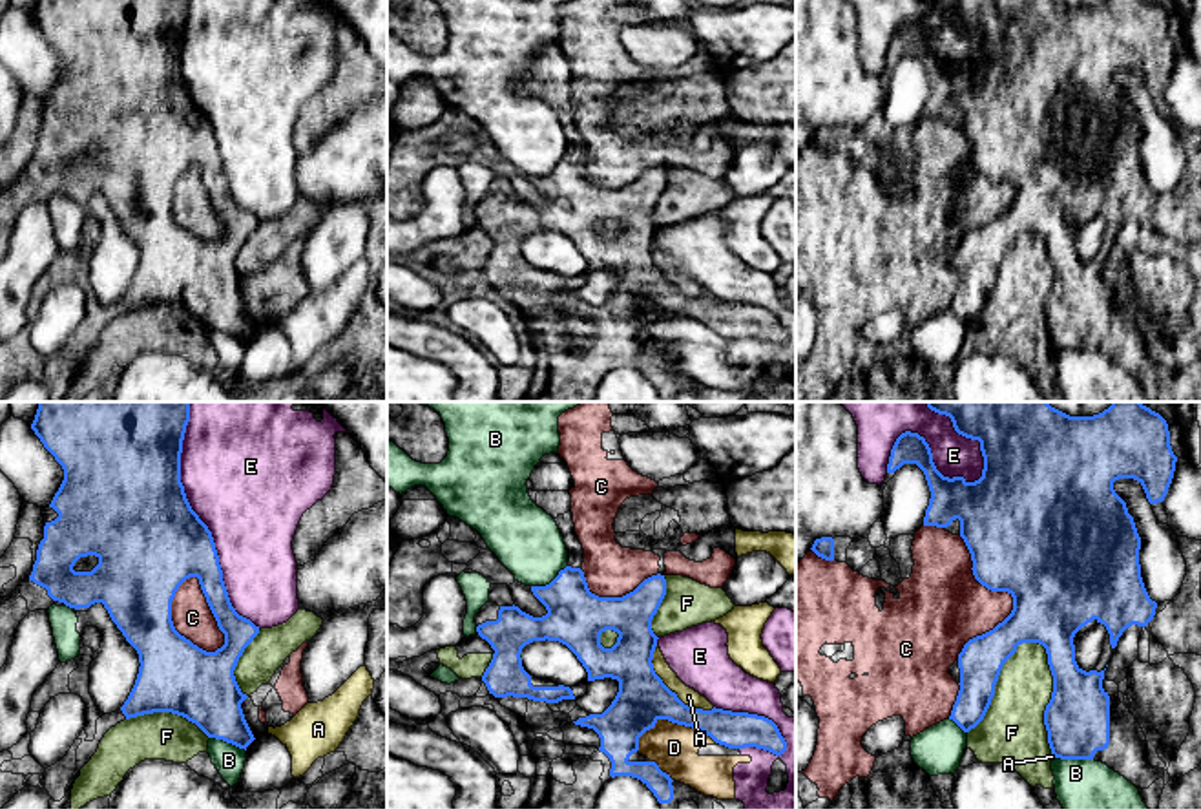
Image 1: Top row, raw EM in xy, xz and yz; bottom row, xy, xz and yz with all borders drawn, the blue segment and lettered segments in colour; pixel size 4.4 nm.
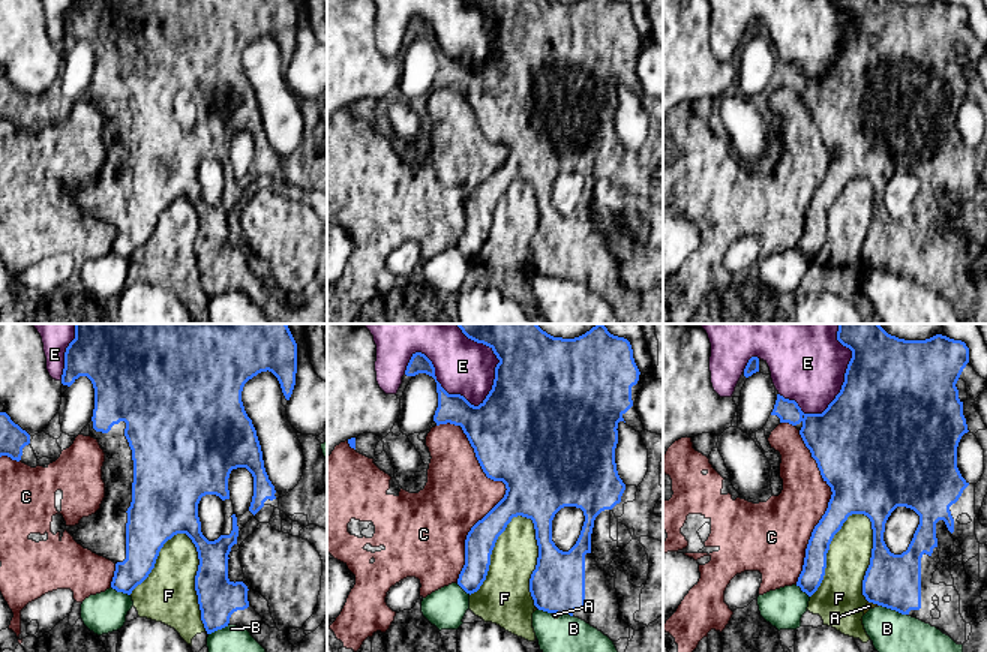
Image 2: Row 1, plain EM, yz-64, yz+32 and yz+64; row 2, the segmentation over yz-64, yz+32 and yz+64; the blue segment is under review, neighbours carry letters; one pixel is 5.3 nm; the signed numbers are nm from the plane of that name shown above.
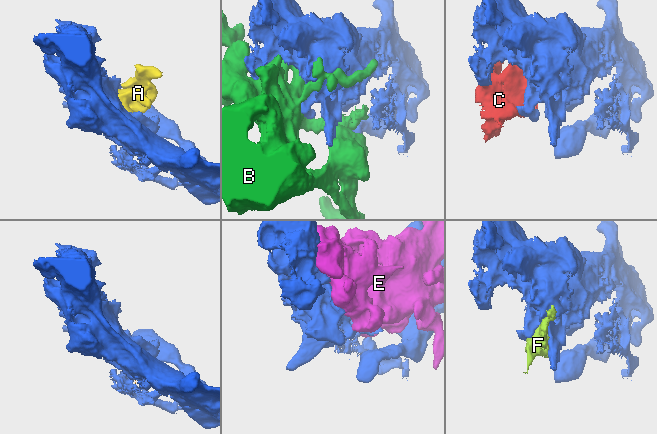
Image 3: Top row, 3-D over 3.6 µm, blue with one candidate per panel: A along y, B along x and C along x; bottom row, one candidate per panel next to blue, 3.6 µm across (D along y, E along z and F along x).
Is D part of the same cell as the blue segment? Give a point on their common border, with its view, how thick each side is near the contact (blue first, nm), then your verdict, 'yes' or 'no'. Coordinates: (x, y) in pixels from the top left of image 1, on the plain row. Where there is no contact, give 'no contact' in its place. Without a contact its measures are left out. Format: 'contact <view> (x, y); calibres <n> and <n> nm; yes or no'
contact xz (670, 311); calibres 220 and 220 nm; no

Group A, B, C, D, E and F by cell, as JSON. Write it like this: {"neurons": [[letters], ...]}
{"neurons": [["A", "B", "D", "E"], ["C", "F"]]}

